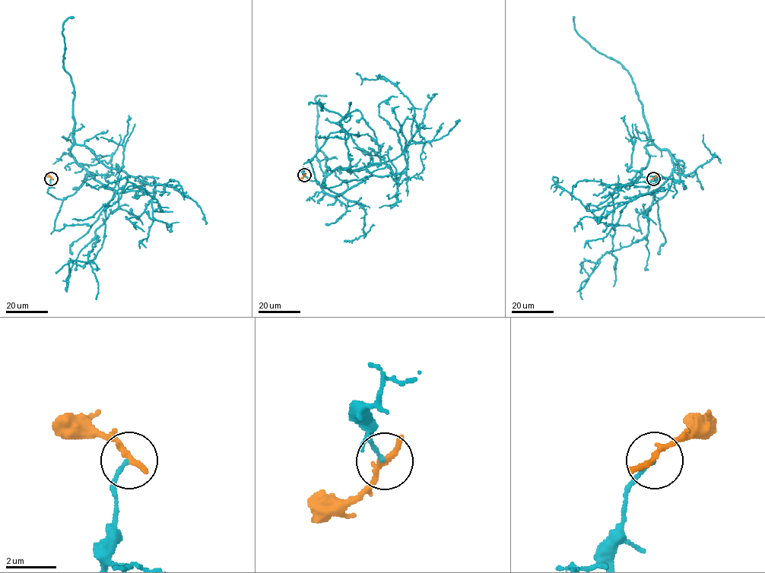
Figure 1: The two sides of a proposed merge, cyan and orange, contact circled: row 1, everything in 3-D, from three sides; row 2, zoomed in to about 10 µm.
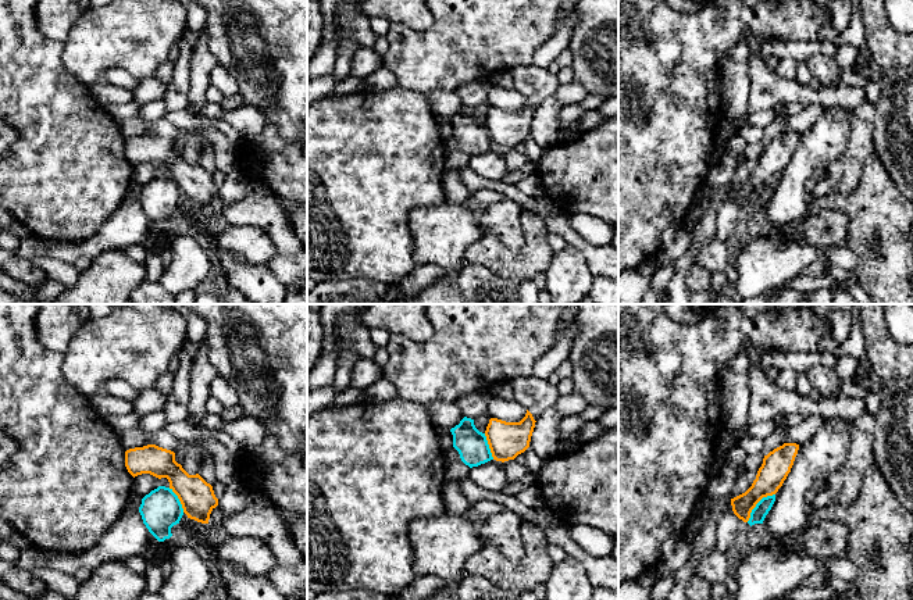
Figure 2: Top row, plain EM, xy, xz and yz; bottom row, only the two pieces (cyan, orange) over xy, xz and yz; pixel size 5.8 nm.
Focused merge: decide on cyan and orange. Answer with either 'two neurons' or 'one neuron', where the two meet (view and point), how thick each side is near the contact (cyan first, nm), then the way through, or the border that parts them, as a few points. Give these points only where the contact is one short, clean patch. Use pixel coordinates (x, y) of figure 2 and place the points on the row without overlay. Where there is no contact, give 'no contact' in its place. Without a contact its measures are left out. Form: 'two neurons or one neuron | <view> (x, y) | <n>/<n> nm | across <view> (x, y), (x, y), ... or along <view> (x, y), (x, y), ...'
two neurons | yz (756, 193) | 90/160 nm | along yz (774, 182), (763, 186), (746, 210)

